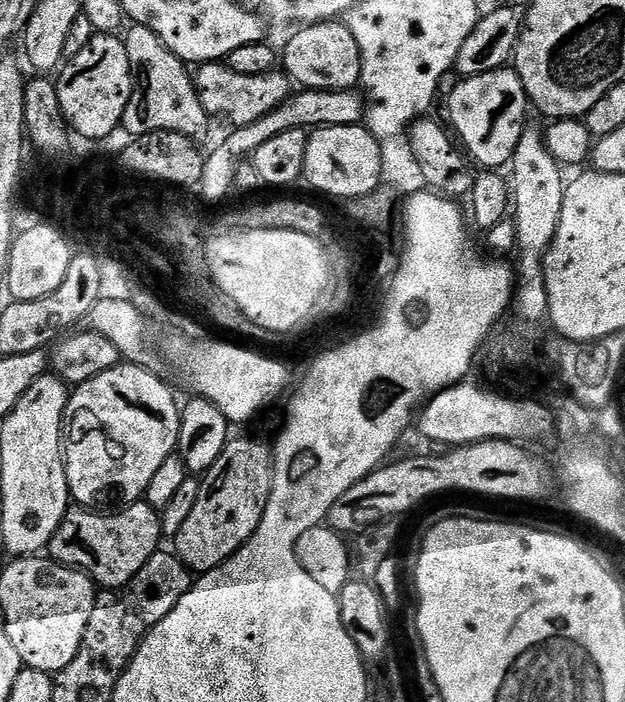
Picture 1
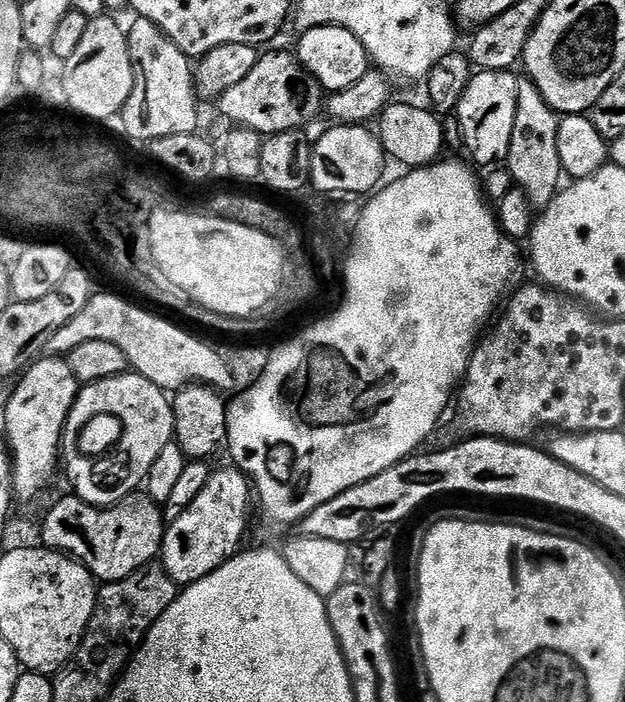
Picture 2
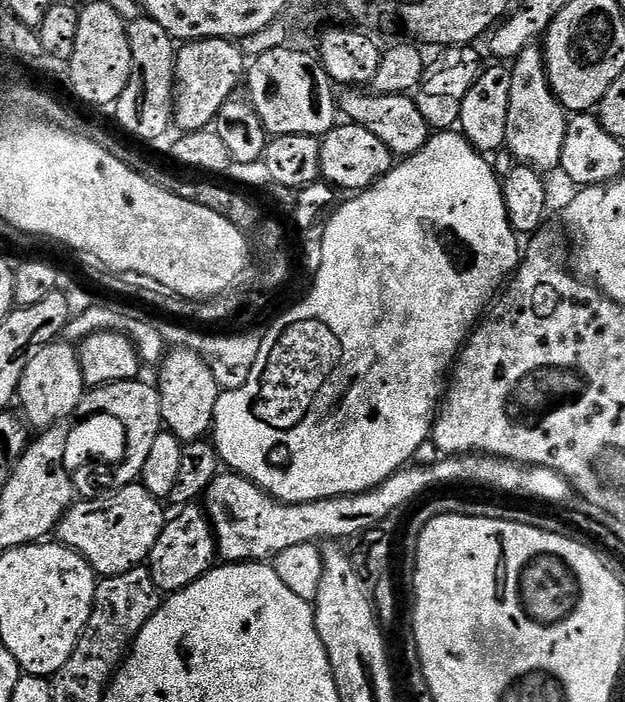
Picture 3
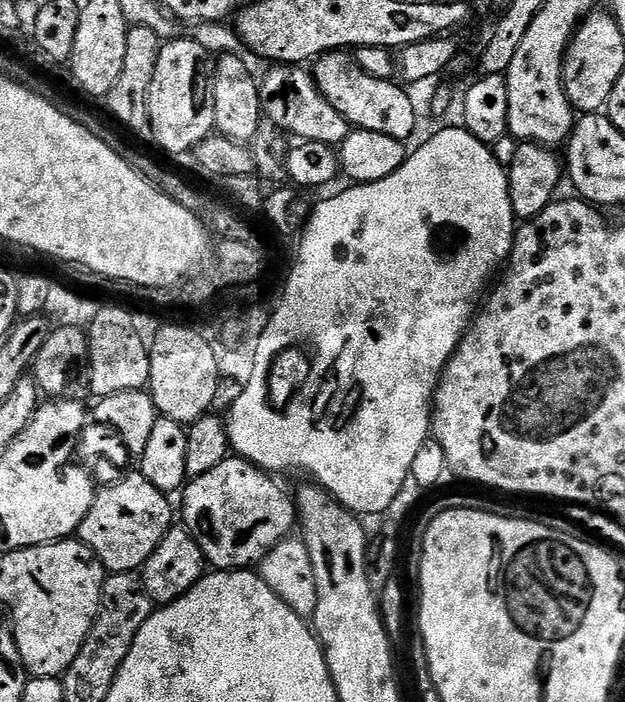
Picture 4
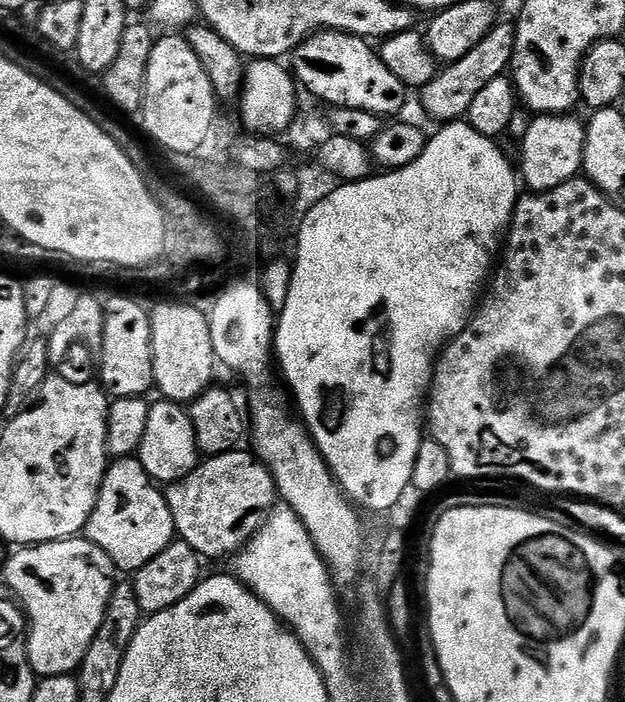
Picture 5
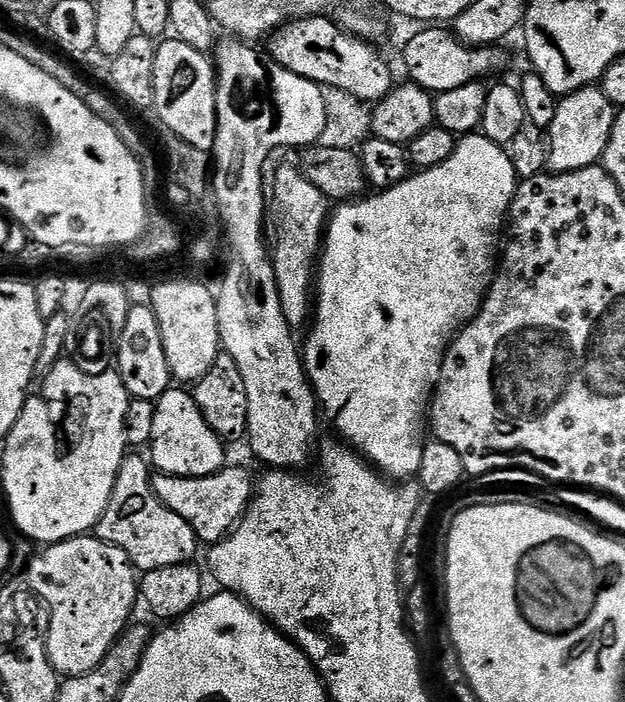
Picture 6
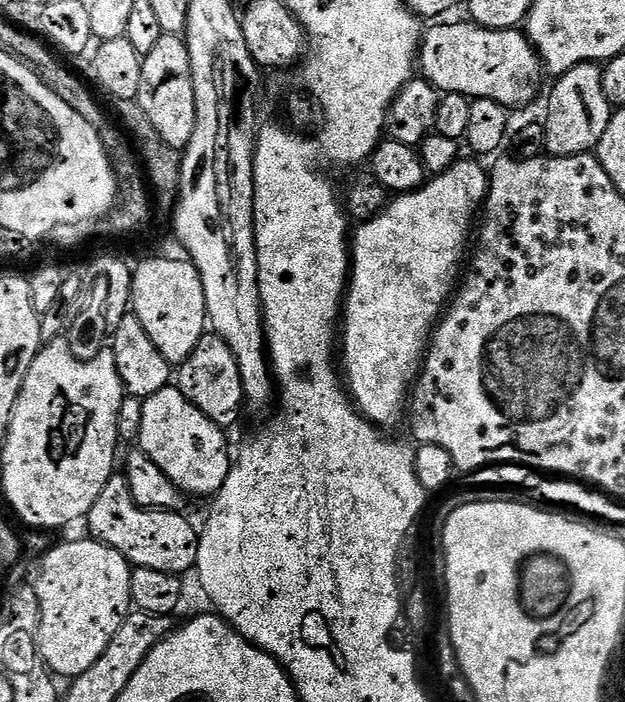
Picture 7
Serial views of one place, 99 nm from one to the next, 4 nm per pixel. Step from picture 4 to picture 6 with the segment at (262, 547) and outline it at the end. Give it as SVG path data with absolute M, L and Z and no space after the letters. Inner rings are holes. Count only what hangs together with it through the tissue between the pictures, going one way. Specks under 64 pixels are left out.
M225 466L209 476L156 474L151 477L150 485L152 495L189 524L197 541L204 543L205 540L205 545L211 546L224 539L236 527L250 502L254 482L248 478L246 469Z

